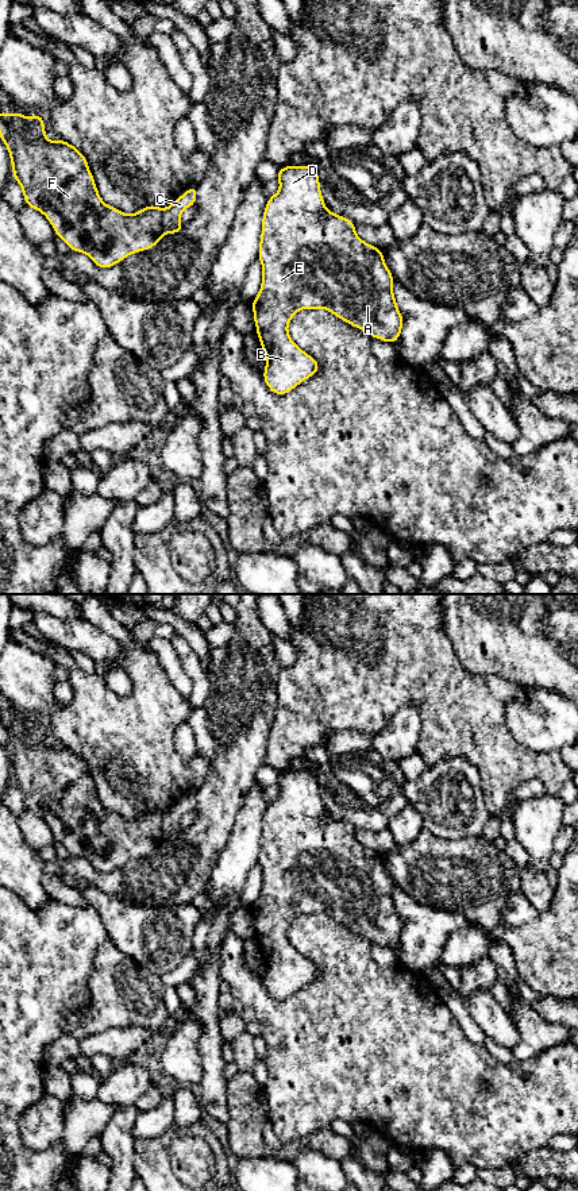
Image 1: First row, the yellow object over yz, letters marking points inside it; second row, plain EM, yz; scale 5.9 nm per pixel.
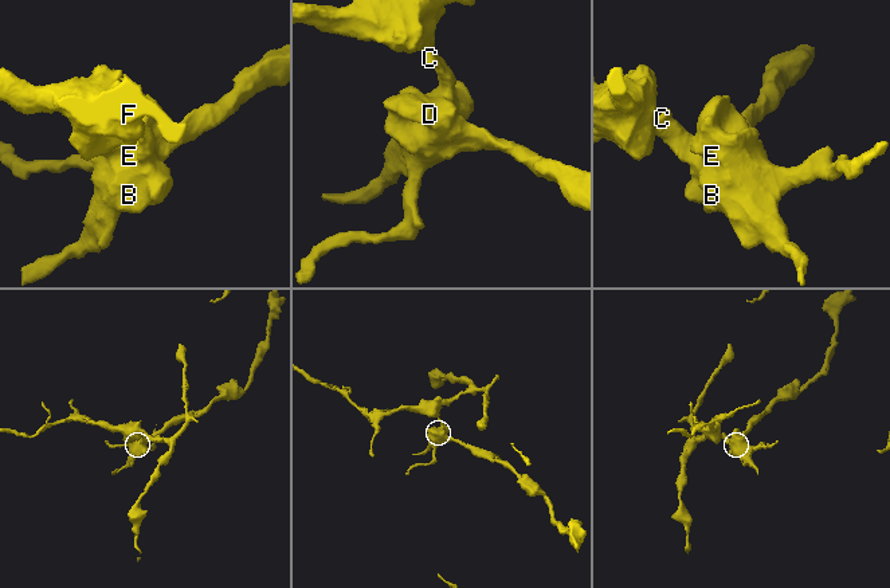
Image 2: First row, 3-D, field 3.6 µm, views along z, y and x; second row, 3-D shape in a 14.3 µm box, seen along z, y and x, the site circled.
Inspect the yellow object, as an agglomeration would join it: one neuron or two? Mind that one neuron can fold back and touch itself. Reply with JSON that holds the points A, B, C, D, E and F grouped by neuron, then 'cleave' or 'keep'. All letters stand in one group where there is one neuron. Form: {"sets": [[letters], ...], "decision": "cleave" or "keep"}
{"sets": [["A", "B", "C", "D", "E"], ["F"]], "decision": "cleave"}

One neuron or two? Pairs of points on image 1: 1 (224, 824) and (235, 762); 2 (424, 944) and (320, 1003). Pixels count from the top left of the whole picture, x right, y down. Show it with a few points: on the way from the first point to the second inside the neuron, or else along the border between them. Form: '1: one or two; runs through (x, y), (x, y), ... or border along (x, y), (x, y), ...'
1: one; runs through (227, 809), (227, 789), (232, 777)
2: two; border along (400, 964), (417, 976), (424, 978)

